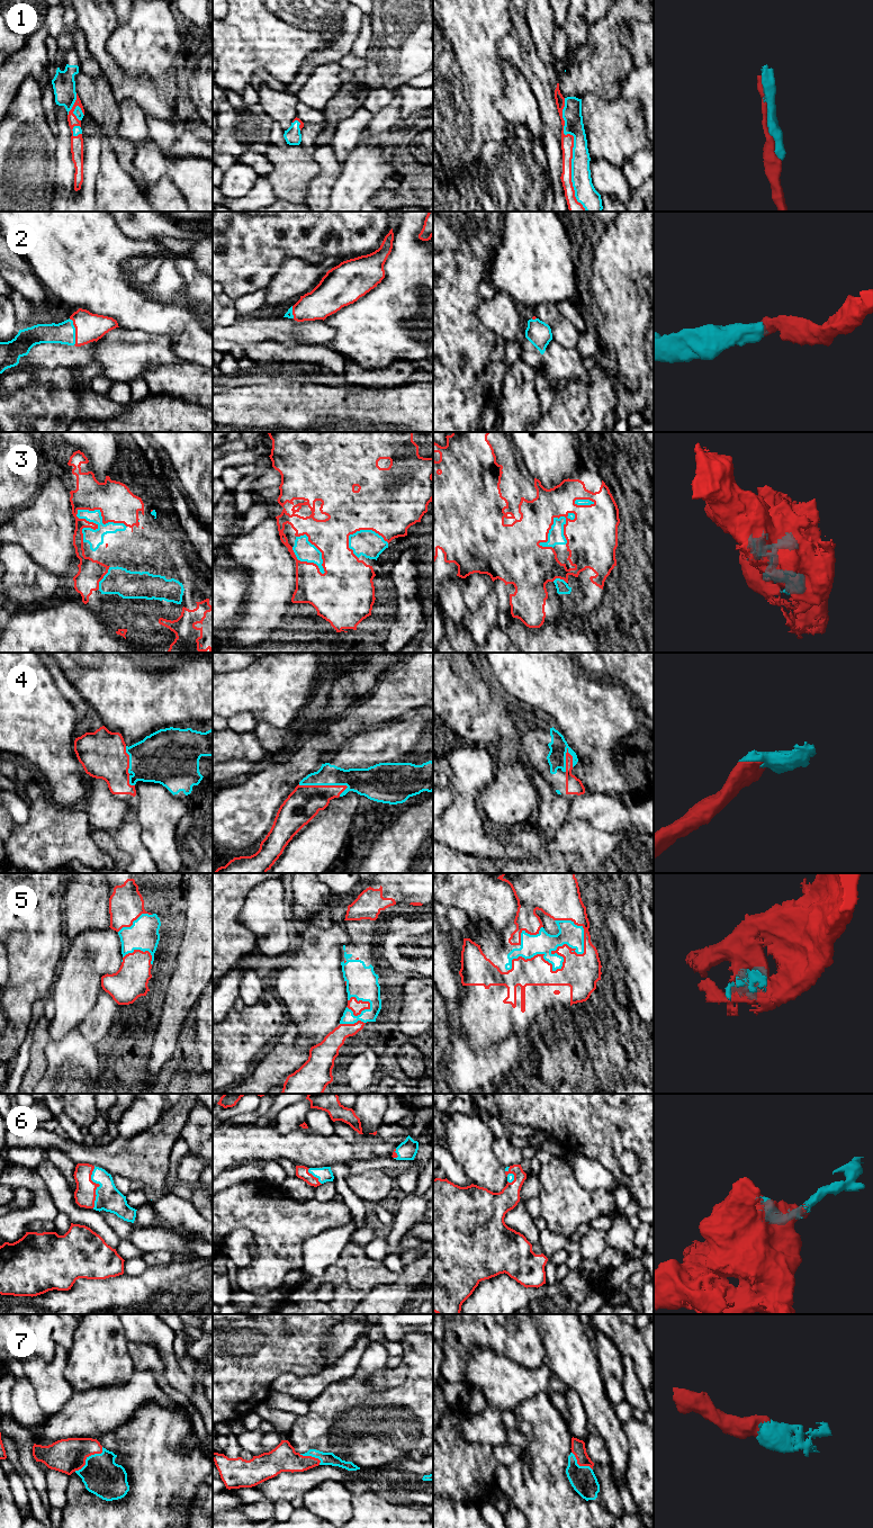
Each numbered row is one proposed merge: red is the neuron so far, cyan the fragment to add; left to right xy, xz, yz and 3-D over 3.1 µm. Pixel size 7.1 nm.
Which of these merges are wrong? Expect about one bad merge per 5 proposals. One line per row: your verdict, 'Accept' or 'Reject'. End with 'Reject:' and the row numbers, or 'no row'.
1: Accept
2: Accept
3: Accept
4: Accept
5: Accept
6: Accept
7: Accept
Reject: no row

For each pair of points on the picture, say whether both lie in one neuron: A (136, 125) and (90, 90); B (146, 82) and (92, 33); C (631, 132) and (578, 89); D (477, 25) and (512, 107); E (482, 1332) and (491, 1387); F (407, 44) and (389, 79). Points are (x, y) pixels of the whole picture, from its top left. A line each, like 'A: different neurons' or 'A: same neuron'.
A: different neurons
B: same neuron
C: different neurons
D: different neurons
E: different neurons
F: same neuron

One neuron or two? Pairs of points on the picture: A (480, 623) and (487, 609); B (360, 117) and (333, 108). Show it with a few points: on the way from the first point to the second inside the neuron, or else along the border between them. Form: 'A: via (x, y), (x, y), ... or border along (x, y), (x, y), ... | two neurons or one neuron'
A: via (482, 620), (487, 612) | one neuron
B: border along (362, 106), (336, 124) | two neurons

